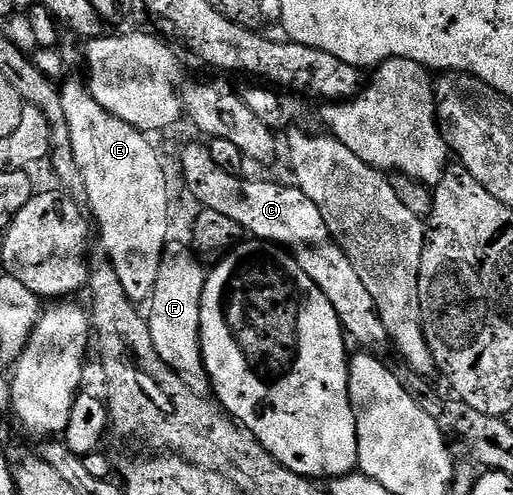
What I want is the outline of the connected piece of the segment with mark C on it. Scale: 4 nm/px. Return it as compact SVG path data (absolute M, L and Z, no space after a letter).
M209 145L190 146L182 154L182 174L186 177L186 182L190 185L190 194L199 202L198 206L220 212L221 215L228 216L231 220L236 220L242 226L243 231L251 239L272 242L283 250L289 250L298 259L300 268L312 276L316 288L328 296L328 301L332 303L332 308L336 308L336 316L342 322L342 329L346 331L351 339L359 342L359 347L374 348L370 346L387 345L388 337L384 328L384 320L378 315L376 304L364 288L356 268L352 268L352 260L344 256L344 252L338 247L333 236L328 232L328 224L324 224L324 216L320 216L320 208L304 192L298 189L297 185L277 186L274 182L253 182L250 178L242 178L238 174L229 174L216 160L212 160Z

